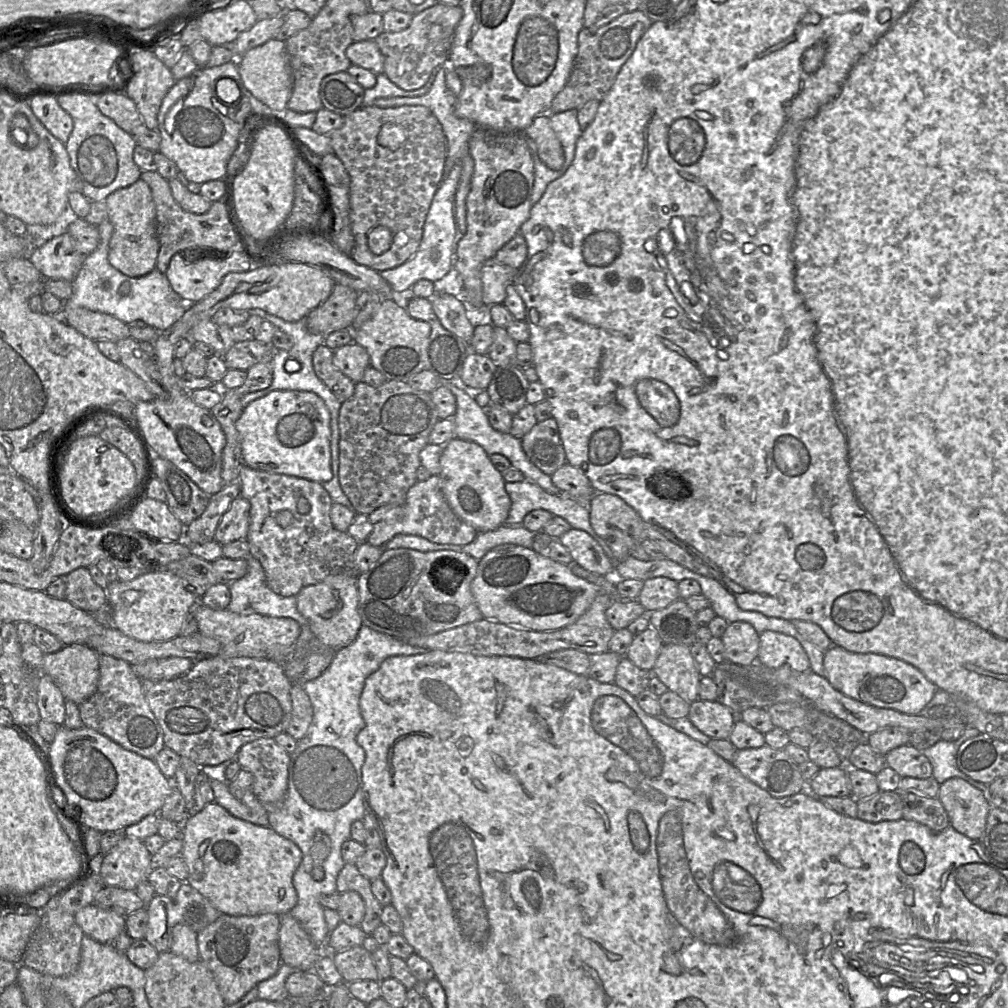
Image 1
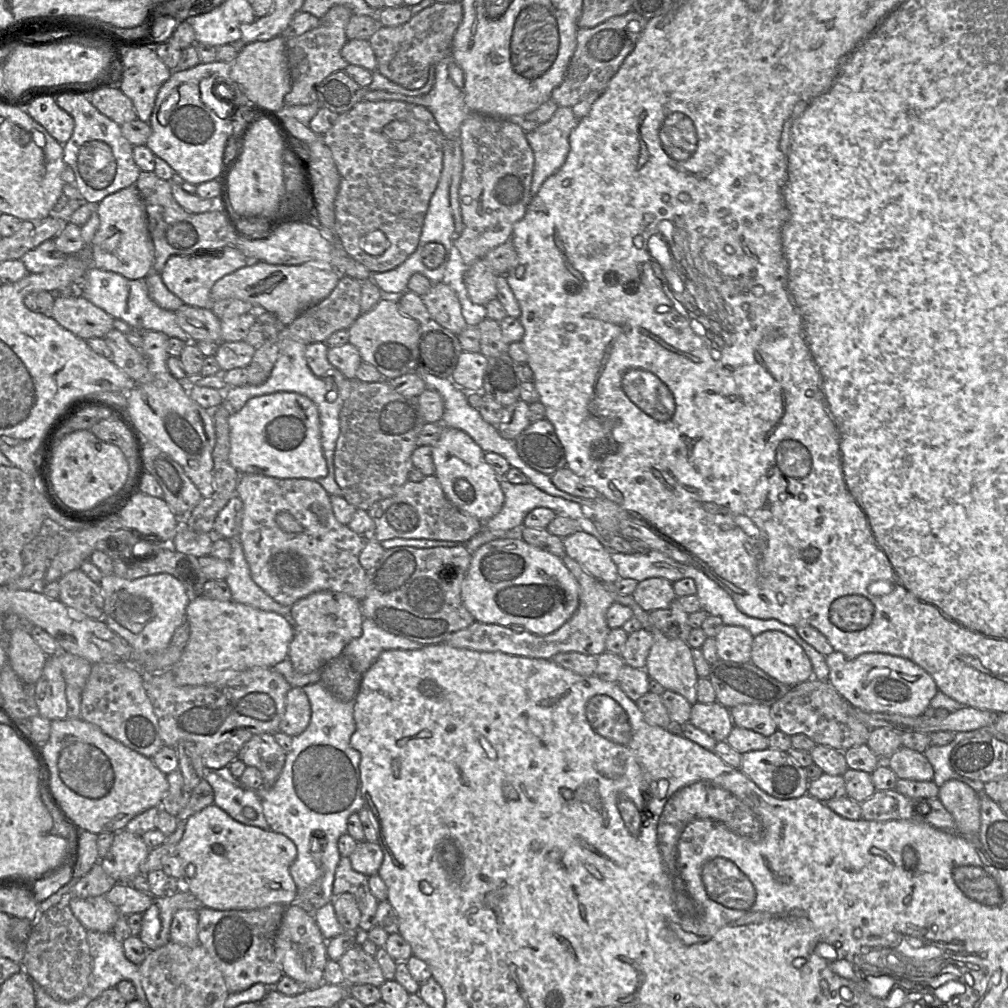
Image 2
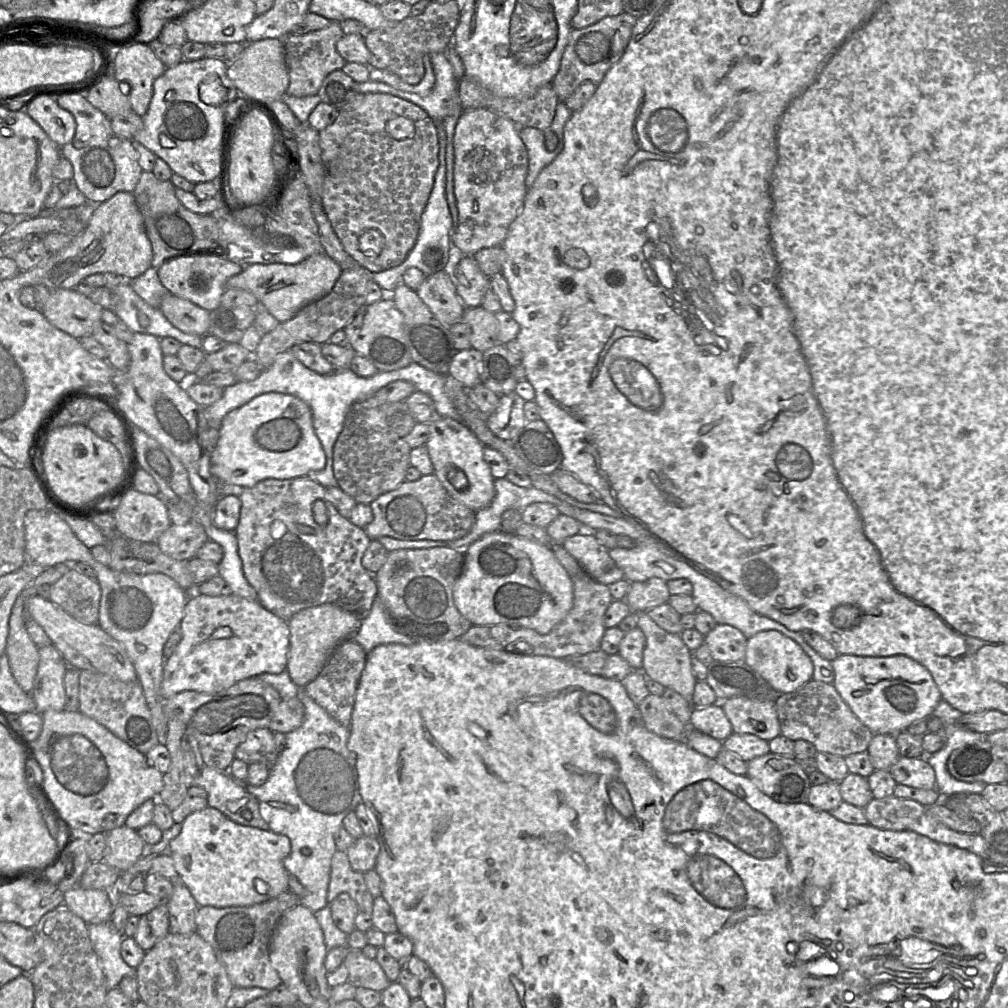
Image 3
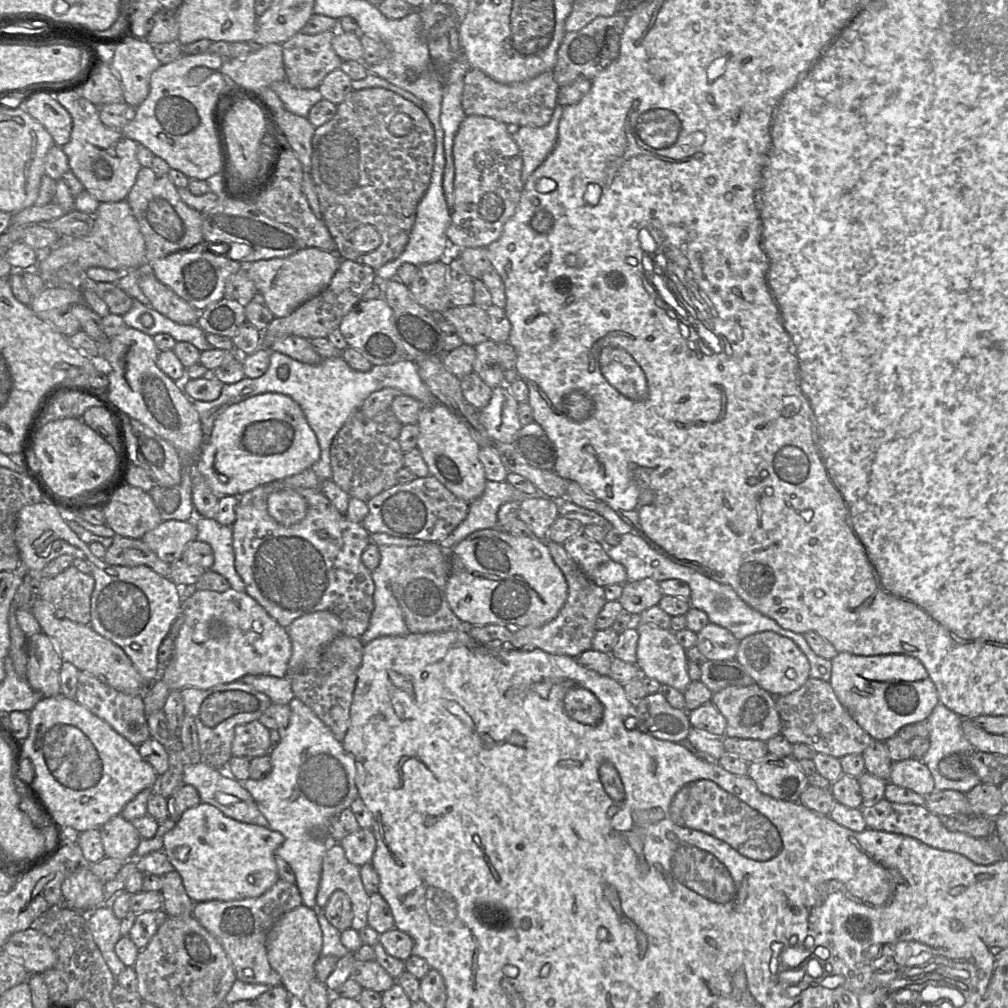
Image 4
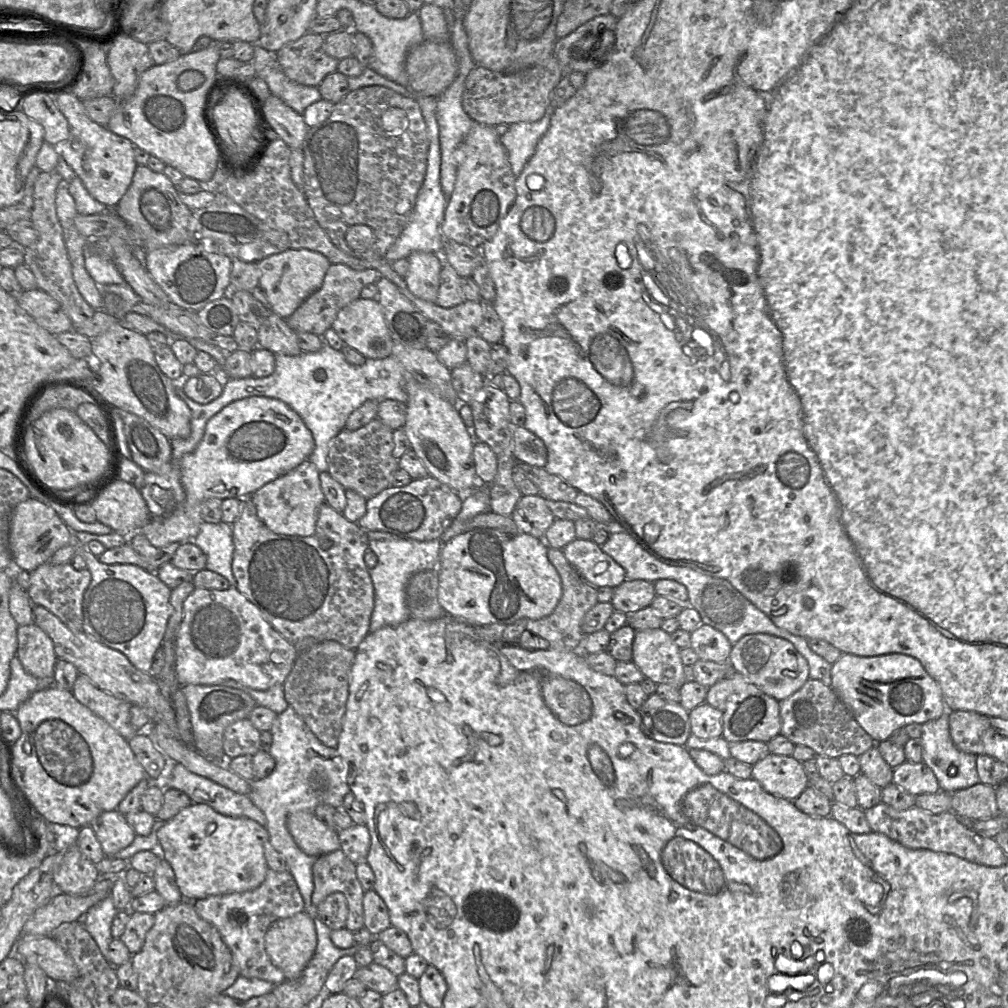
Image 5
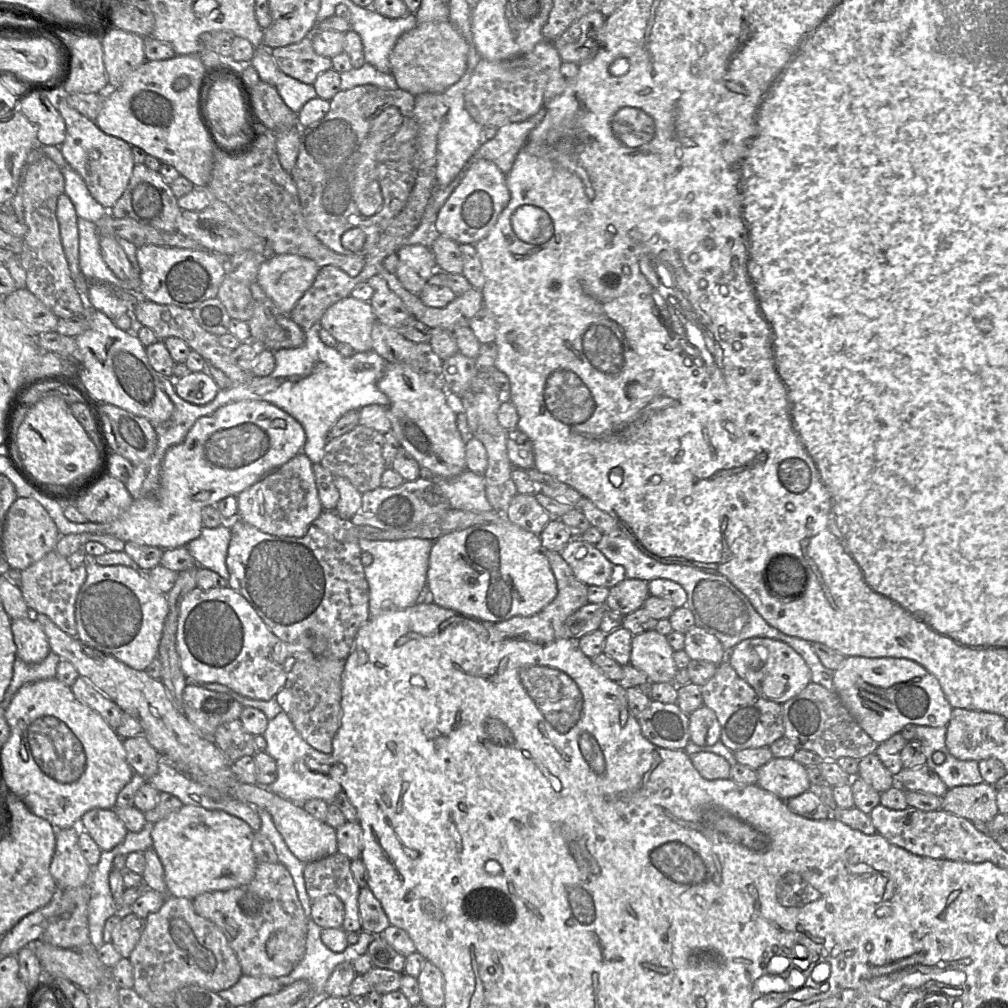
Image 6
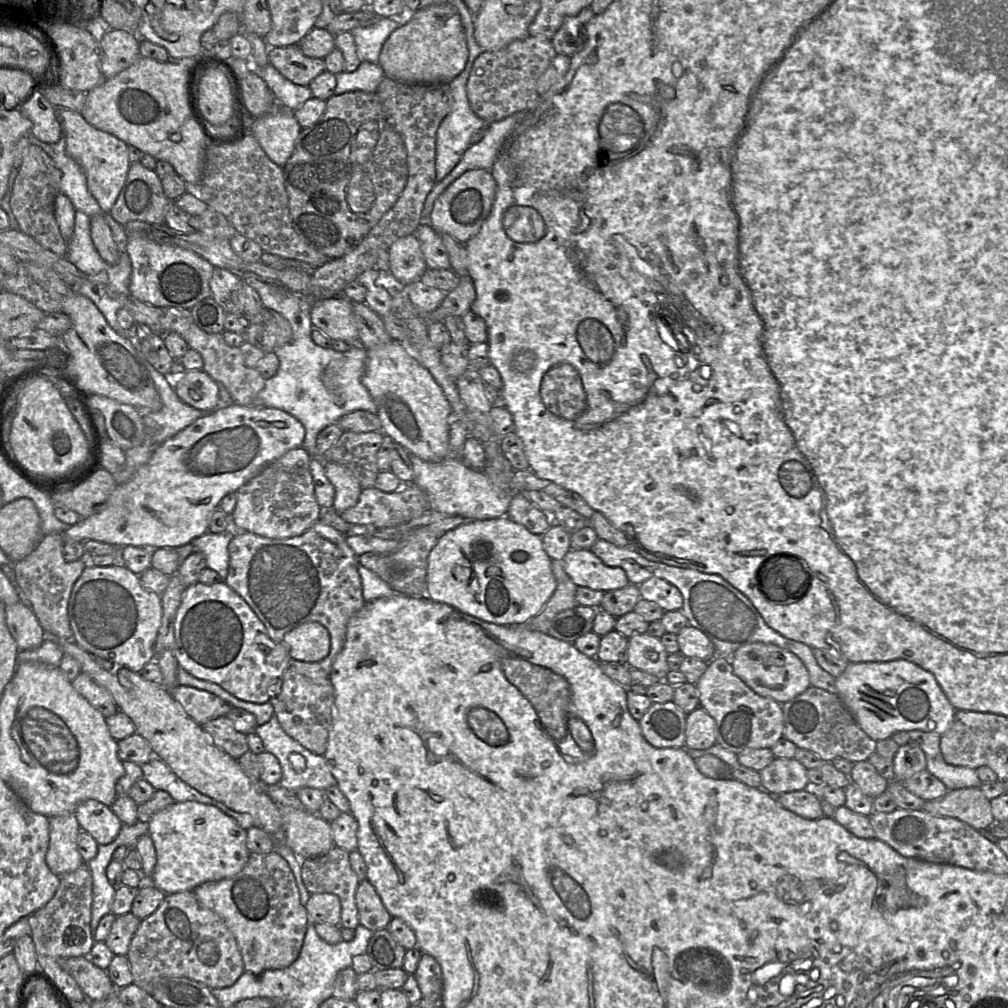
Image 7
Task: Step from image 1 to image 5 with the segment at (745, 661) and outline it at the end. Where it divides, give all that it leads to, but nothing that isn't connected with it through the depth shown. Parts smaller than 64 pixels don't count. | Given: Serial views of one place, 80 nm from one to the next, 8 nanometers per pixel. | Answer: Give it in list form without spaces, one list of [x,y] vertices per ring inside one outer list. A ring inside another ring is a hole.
[[[701,624],[691,634],[691,647],[699,660],[725,663],[729,661],[733,644],[715,628]]]

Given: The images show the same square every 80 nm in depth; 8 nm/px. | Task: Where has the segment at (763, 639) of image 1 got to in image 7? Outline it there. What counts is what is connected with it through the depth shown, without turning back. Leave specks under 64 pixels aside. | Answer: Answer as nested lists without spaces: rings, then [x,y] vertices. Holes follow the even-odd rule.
[[[750,643],[738,648],[730,662],[734,673],[755,693],[784,704],[807,690],[809,672],[802,660],[794,653],[769,643]]]

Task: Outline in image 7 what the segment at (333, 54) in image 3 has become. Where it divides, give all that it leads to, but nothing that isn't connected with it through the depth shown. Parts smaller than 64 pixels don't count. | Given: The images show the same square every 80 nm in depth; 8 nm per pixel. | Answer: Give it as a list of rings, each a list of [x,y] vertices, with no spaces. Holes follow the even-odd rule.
[[[298,45],[270,48],[268,60],[286,79],[301,86],[309,86],[313,79],[326,70],[324,59],[306,56]]]

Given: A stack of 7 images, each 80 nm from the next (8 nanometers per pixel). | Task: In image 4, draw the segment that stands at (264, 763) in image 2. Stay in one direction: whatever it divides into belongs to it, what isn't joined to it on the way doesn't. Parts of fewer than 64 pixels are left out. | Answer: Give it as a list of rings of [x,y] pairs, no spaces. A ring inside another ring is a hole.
[[[258,720],[238,725],[232,742],[232,756],[252,759],[271,752],[270,730]]]

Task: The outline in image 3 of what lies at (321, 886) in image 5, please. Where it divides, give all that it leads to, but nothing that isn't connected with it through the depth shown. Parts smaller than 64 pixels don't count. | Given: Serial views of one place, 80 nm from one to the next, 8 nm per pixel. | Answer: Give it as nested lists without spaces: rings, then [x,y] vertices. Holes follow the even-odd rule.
[[[337,850],[331,860],[327,902],[330,904],[341,893],[348,893],[357,904],[355,927],[366,932],[373,927],[372,914],[374,898],[364,879],[364,873],[355,871],[350,865],[347,853]]]

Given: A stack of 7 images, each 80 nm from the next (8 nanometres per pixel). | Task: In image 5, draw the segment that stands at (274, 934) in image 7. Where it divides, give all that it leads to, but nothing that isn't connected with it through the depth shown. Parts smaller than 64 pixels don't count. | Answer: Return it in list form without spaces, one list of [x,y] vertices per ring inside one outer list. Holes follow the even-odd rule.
[[[268,869],[265,880],[254,890],[214,895],[193,902],[197,914],[217,928],[230,949],[239,973],[249,979],[259,979],[275,985],[286,979],[284,973],[271,962],[265,949],[265,935],[276,921],[303,912],[304,900],[293,875]]]

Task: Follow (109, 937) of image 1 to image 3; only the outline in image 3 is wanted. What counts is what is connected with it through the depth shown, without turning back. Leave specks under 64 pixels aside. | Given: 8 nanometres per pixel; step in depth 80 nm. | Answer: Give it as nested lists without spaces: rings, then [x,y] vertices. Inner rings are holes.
[[[79,885],[64,893],[64,903],[87,924],[110,921],[115,906],[111,891],[84,889]]]

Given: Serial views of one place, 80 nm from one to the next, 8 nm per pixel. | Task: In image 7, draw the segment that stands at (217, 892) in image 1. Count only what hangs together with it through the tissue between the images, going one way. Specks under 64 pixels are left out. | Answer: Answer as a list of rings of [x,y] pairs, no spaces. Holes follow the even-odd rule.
[[[194,801],[174,802],[170,806],[164,808],[150,819],[148,834],[152,839],[156,851],[157,863],[155,865],[150,881],[145,881],[145,882],[151,883],[154,887],[161,890],[165,894],[193,891],[197,886],[205,882],[214,882],[214,881],[230,878],[236,875],[237,873],[239,873],[245,867],[250,855],[250,851],[248,850],[246,845],[247,830],[240,827],[232,817],[226,815],[217,807],[199,802],[194,802]]]

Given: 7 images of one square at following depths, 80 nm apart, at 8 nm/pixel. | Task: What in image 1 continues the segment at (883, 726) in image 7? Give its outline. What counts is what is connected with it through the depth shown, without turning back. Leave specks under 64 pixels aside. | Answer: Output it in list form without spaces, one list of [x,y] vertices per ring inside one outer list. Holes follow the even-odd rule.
[[[832,645],[824,652],[823,665],[826,679],[844,695],[865,704],[894,709],[908,715],[918,715],[926,710],[926,705],[936,692],[936,686],[919,669],[882,654],[853,653]]]

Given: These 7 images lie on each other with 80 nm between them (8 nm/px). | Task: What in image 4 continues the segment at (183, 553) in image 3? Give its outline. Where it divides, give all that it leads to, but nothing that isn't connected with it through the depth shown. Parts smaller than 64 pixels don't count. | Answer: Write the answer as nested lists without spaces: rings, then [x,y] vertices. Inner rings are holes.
[[[162,521],[141,540],[160,560],[171,564],[181,559],[189,543],[197,540],[197,528],[193,521]]]

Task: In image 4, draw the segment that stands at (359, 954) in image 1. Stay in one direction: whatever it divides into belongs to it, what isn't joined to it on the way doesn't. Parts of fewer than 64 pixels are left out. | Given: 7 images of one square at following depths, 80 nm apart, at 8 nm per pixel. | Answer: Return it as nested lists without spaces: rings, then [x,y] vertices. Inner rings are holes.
[[[355,960],[350,978],[358,982],[363,989],[379,993],[385,992],[396,983],[396,980],[376,960]]]

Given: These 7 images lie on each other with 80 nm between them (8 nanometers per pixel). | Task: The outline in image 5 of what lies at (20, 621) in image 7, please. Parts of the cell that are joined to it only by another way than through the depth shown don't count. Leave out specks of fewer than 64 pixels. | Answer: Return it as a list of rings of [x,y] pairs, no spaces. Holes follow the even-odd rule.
[[[35,623],[18,626],[16,656],[30,675],[37,678],[53,677],[58,660],[53,642]]]

